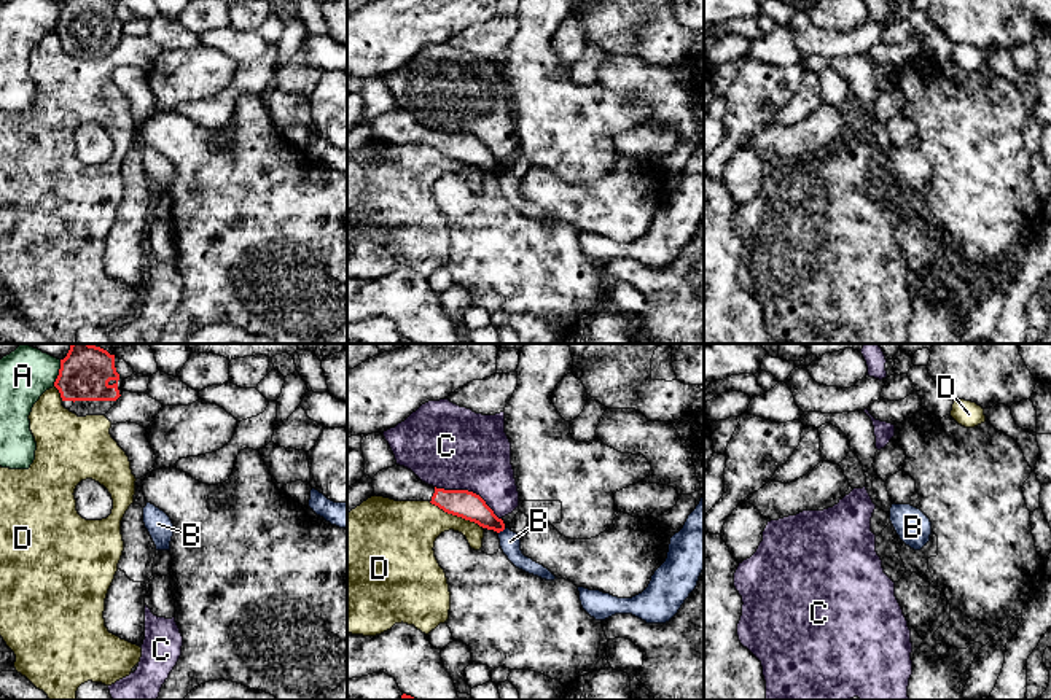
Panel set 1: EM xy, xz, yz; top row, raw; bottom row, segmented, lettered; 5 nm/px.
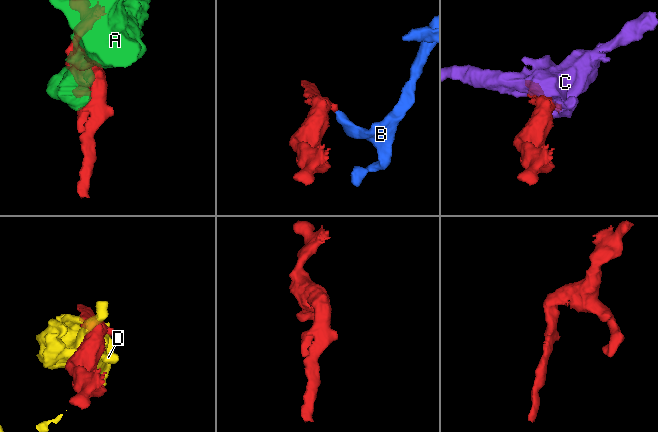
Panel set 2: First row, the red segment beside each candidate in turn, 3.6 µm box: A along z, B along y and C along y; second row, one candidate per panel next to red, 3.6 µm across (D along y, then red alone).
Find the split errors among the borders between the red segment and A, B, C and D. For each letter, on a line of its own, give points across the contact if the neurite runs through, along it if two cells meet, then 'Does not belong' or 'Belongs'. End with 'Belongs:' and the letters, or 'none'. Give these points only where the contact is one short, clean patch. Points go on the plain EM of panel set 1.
A: Does not belong
B: Boundary: xz (505, 172), (499, 177). Does not belong
C: Does not belong
D: Does not belong
Belongs: none

